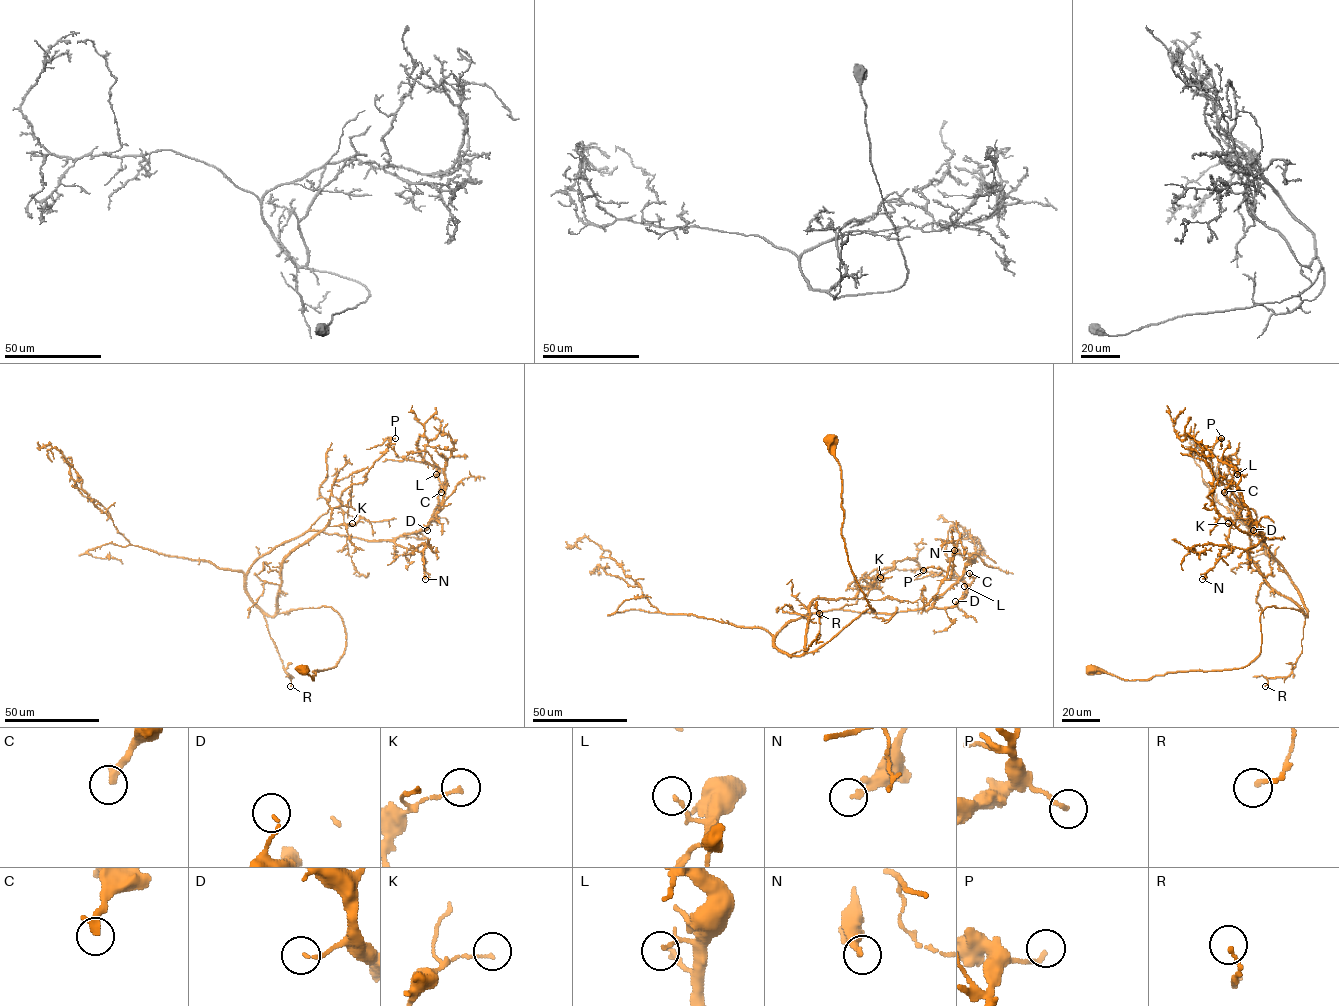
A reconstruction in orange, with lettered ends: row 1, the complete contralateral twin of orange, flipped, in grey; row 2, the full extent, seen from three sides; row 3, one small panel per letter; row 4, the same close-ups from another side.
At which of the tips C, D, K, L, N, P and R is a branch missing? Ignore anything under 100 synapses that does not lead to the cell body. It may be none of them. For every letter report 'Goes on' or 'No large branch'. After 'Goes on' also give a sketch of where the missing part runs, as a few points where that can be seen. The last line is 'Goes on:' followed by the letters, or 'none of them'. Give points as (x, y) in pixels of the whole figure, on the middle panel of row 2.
C: No large branch
D: No large branch
K: No large branch
L: No large branch
N: No large branch
P: No large branch
R: No large branch
Goes on: none of them

